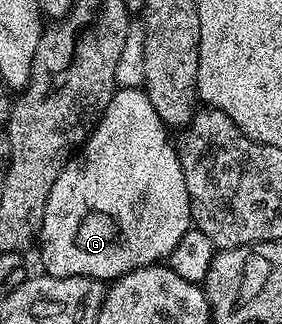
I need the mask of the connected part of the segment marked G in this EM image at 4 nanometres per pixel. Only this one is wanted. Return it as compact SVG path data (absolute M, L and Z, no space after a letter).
M133 85L120 87L114 92L110 105L106 105L102 117L96 123L96 128L88 136L83 147L79 148L76 154L68 160L68 164L64 166L62 173L58 173L58 181L54 181L54 189L50 189L50 197L46 201L46 213L38 240L40 259L44 262L43 274L52 275L55 279L111 281L121 279L123 275L134 269L151 267L167 260L168 256L172 254L174 245L178 245L178 241L182 241L184 234L193 226L190 197L186 193L186 177L180 164L178 147L174 139L171 139L168 135L171 135L169 128L165 127L163 121L158 117L158 113L154 113L154 105L150 105L150 97L147 91Z

